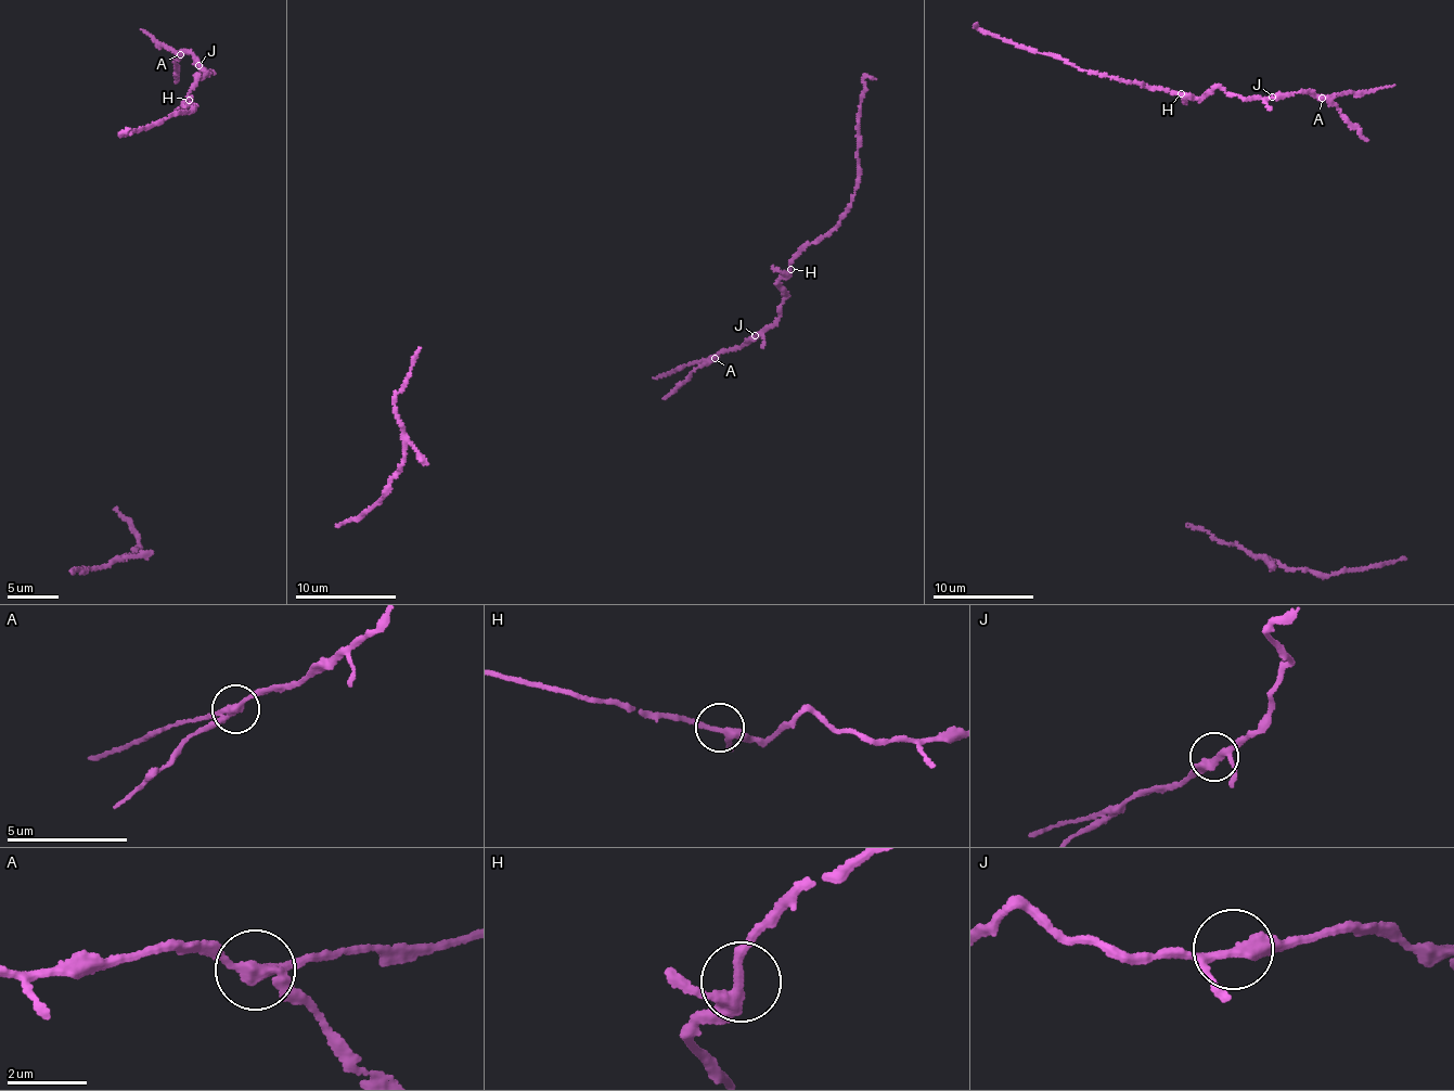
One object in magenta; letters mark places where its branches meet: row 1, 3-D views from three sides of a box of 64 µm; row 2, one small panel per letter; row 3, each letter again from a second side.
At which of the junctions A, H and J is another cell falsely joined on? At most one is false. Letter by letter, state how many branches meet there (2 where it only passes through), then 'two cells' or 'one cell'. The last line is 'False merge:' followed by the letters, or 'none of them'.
A: branches 3; two cells
H: branches 3; one cell
J: branches 3; one cell
False merge: A

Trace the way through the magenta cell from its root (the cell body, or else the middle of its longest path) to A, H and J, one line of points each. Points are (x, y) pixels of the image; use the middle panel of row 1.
A: (665, 397), (684, 383), (693, 371), (715, 357)
H: (665, 397), (697, 368), (722, 351), (740, 349), (775, 323), (786, 296), (780, 278), (790, 269)
J: (665, 397), (684, 383), (697, 368), (722, 351), (740, 349), (755, 335)

